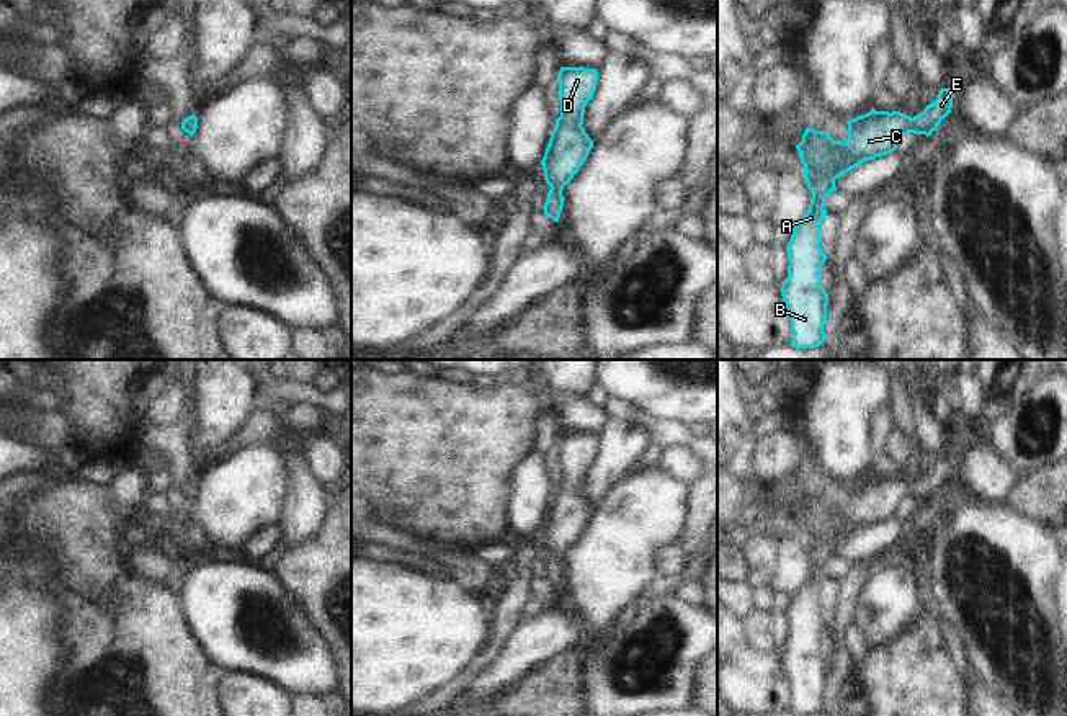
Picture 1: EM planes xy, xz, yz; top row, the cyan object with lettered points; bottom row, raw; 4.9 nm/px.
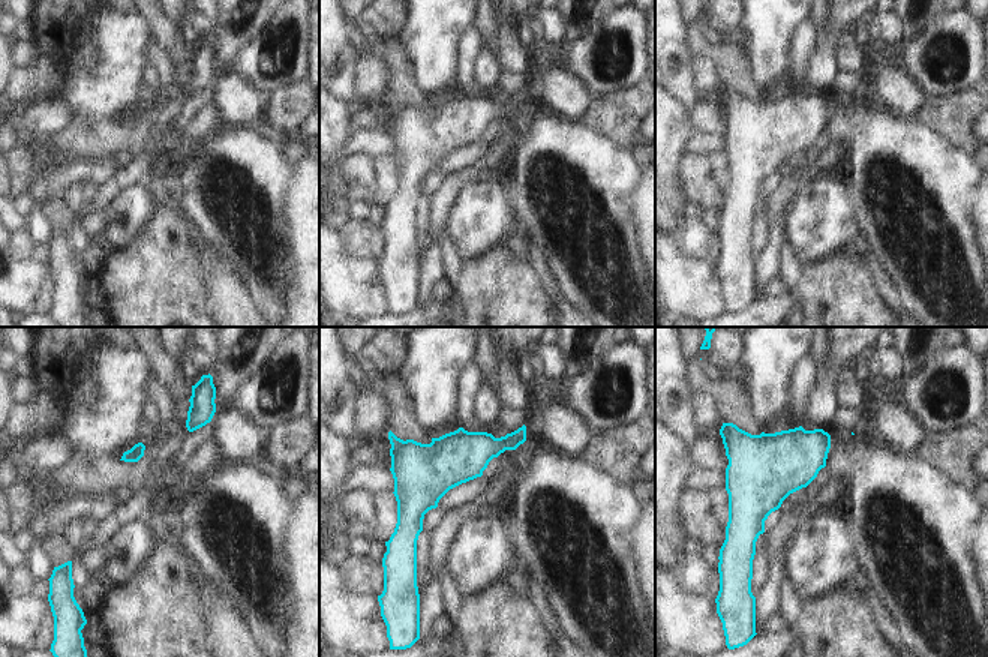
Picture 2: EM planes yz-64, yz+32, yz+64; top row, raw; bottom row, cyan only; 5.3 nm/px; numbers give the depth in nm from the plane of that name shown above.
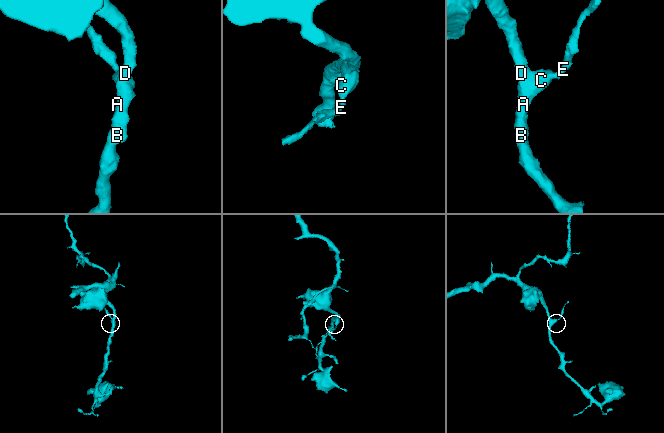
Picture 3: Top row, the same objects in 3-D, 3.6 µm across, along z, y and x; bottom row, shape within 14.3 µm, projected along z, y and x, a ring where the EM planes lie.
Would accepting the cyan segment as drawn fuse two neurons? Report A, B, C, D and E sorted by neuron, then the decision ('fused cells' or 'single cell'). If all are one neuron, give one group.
A B C D E; single cell

